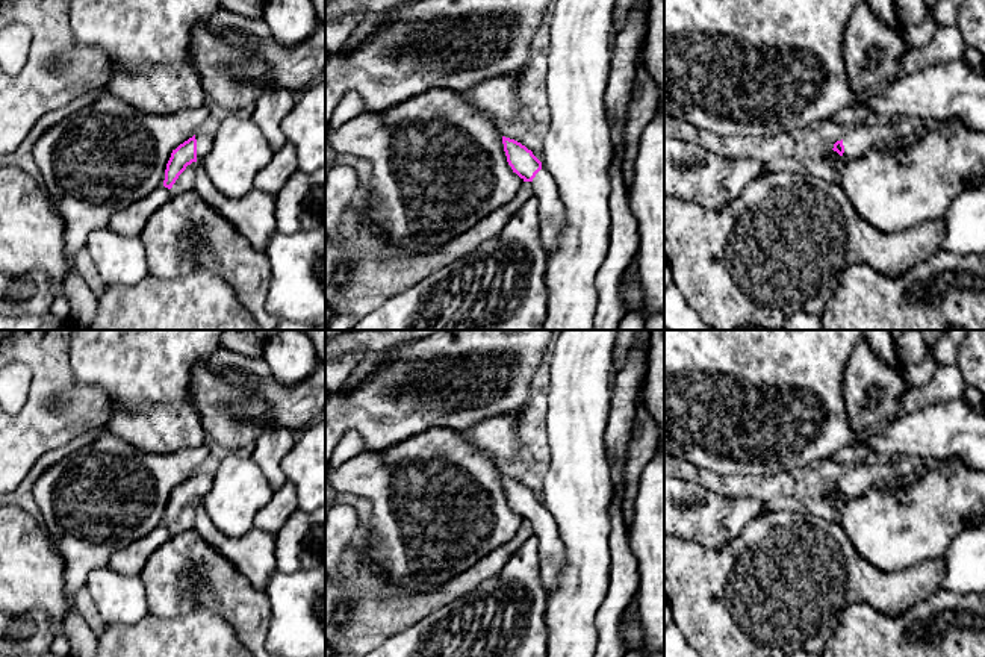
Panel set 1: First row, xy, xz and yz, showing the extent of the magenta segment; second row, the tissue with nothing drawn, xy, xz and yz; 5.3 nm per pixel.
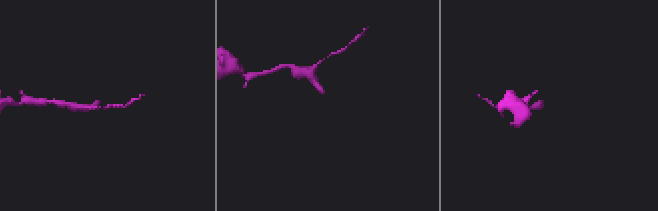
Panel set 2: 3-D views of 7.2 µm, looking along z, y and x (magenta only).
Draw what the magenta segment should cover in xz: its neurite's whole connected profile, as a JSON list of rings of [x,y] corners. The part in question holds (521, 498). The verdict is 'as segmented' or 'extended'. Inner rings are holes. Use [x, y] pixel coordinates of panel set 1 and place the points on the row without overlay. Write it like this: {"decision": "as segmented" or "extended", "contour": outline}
{"decision": "extended", "contour": [[[502,475],[507,501],[524,521],[531,521],[534,536],[539,540],[539,575],[546,593],[549,593],[558,580],[566,563],[563,540],[558,525],[542,501],[520,481]]]}

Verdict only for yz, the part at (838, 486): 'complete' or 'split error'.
split error

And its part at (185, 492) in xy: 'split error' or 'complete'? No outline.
split error

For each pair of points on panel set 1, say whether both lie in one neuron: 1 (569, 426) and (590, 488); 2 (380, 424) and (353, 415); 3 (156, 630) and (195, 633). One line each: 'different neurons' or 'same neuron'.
1: same neuron
2: same neuron
3: same neuron

